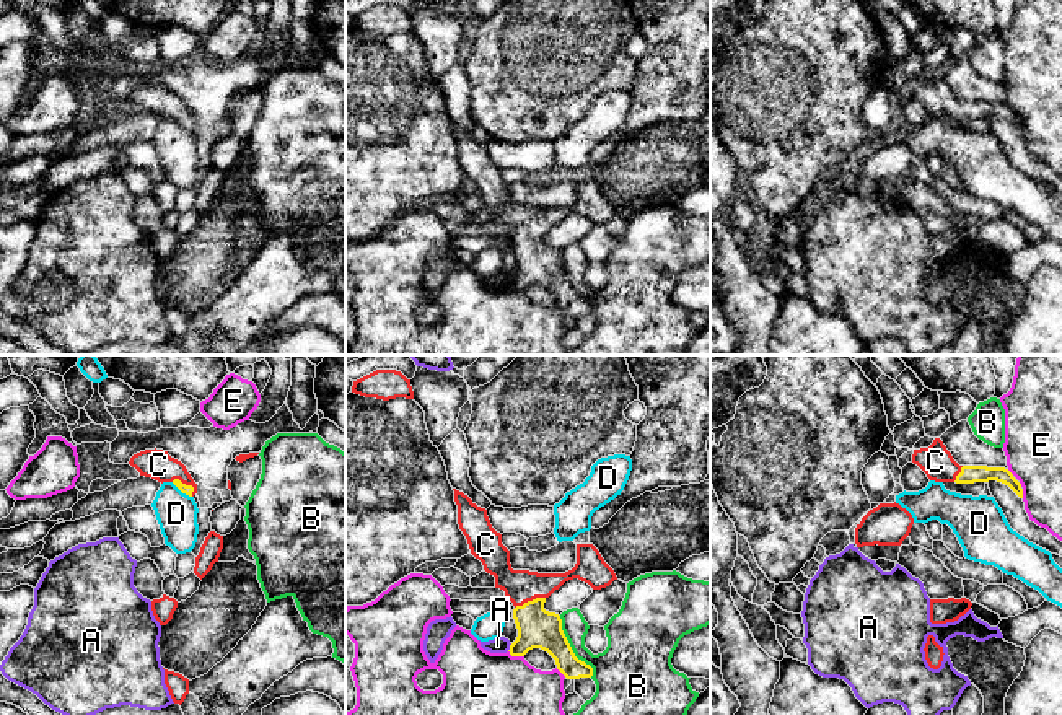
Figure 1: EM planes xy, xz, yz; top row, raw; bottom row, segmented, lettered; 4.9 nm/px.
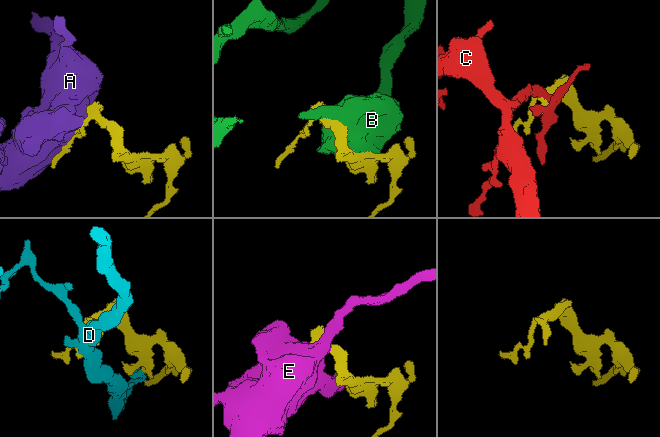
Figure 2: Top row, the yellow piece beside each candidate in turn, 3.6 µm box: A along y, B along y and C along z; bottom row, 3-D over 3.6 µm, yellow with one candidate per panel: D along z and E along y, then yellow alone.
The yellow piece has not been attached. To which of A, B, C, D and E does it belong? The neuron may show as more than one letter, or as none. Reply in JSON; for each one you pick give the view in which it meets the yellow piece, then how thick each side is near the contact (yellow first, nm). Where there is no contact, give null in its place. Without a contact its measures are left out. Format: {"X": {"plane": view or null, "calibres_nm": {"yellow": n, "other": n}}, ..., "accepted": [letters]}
{"C": {"plane": "xy", "calibres_nm": {"yellow": 50, "other": 150}}, "accepted": ["C"]}

